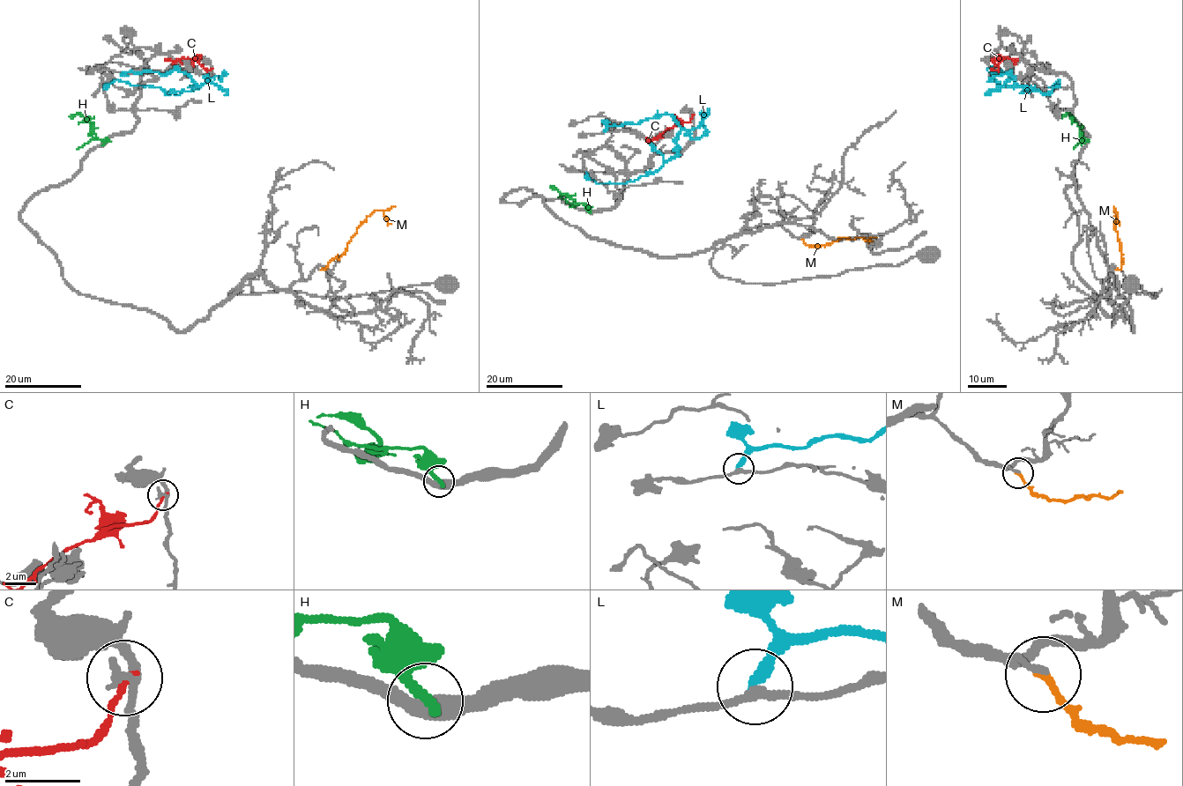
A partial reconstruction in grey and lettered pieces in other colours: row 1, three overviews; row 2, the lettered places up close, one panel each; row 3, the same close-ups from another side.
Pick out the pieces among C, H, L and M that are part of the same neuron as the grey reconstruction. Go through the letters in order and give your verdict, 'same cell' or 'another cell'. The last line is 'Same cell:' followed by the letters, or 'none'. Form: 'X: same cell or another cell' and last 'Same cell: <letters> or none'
C: another cell
H: another cell
L: another cell
M: same cell
Same cell: M

